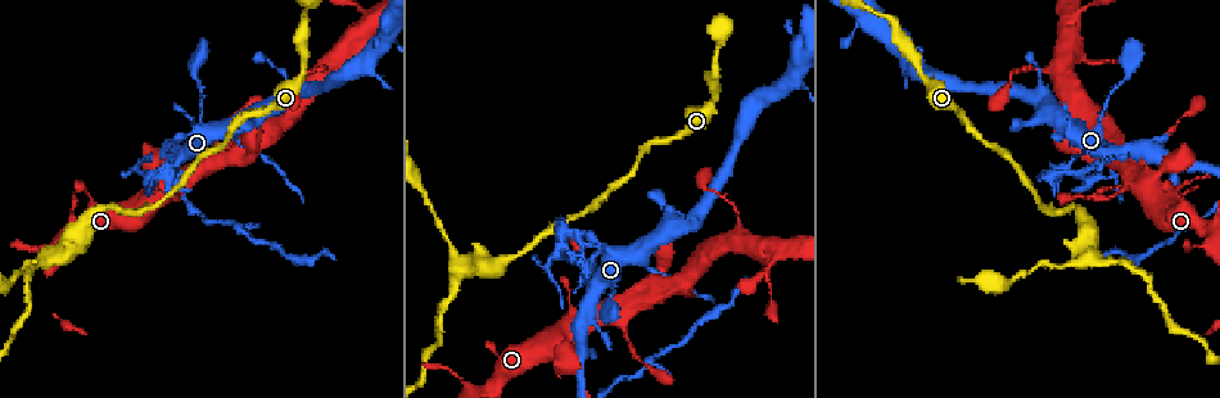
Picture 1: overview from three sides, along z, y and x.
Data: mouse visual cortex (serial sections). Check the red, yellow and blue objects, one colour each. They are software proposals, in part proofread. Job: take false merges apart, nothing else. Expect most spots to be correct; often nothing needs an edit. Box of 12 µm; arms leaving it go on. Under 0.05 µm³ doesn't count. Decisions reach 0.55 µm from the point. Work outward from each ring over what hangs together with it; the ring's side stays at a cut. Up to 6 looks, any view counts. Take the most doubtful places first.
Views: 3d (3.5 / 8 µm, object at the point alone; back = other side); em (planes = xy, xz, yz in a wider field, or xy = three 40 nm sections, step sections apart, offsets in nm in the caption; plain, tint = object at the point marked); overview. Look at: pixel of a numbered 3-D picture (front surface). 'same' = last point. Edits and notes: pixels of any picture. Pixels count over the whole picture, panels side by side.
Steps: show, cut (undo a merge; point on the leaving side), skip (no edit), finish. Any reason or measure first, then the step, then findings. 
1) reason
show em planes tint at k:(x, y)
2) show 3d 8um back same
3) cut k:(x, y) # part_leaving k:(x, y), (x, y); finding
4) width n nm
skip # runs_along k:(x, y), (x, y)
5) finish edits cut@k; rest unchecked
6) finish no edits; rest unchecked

two arms at a narrow angle
show 3d 3.5um at 1:(585, 266)

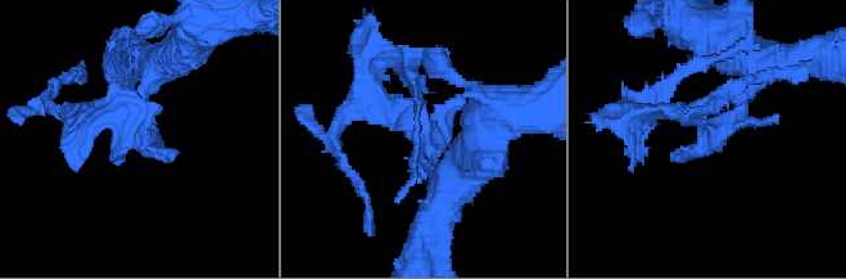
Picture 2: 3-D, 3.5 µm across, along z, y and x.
show em xy step 2 tint at 2:(711, 128)

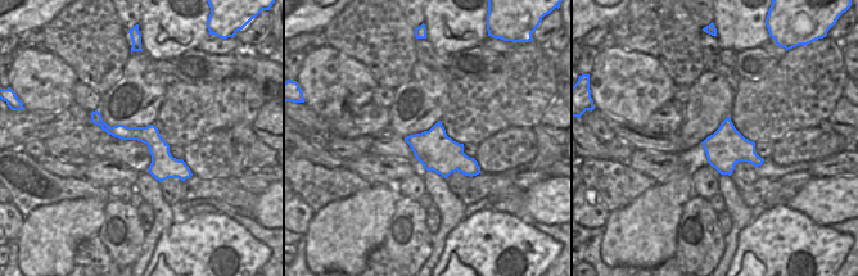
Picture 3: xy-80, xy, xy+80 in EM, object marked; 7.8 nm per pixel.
skip # runs_along 2:(442, 181), (426, 135), (367, 76); one cell here

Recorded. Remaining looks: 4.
thick turns thin
show 3d 3.5um at 1:(51, 255)

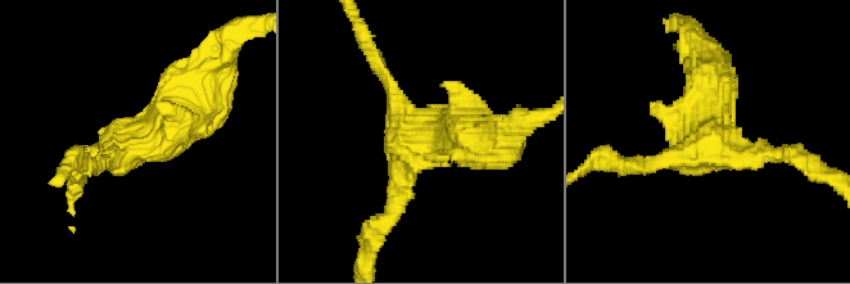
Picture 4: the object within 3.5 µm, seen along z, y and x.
arms 3; arm_widths 200, 200, 600 nm; shape alone is not enough
show em xy step 5 tint at 4:(421, 144)

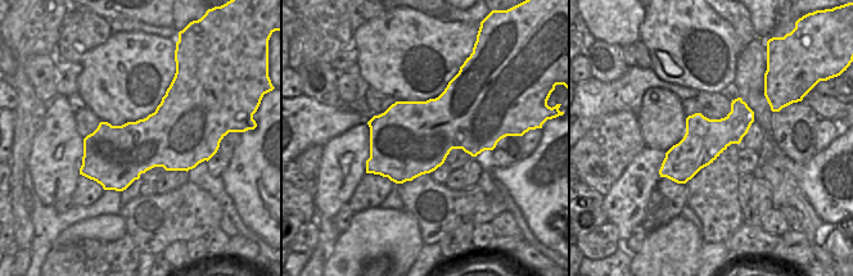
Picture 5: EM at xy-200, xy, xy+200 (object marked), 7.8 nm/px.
skip # runs_along 4:(191, 86), (157, 134), (98, 166); all the same cell

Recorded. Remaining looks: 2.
show 3d 3.5um at 1:(1170, 199)

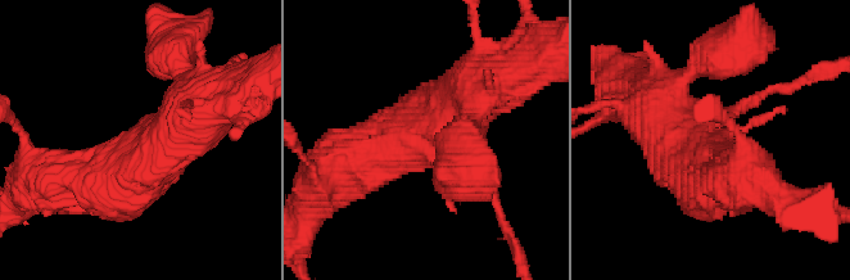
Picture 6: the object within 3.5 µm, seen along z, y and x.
need the tissue
show em xy step 3 tint at 6:(711, 139)

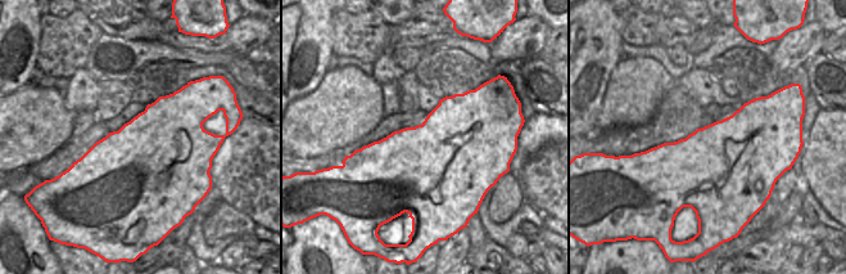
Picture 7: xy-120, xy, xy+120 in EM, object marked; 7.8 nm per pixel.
skip # runs_along 6:(364, 161), (485, 78); one cell here

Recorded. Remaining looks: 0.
finish no edits; rest unchecked

